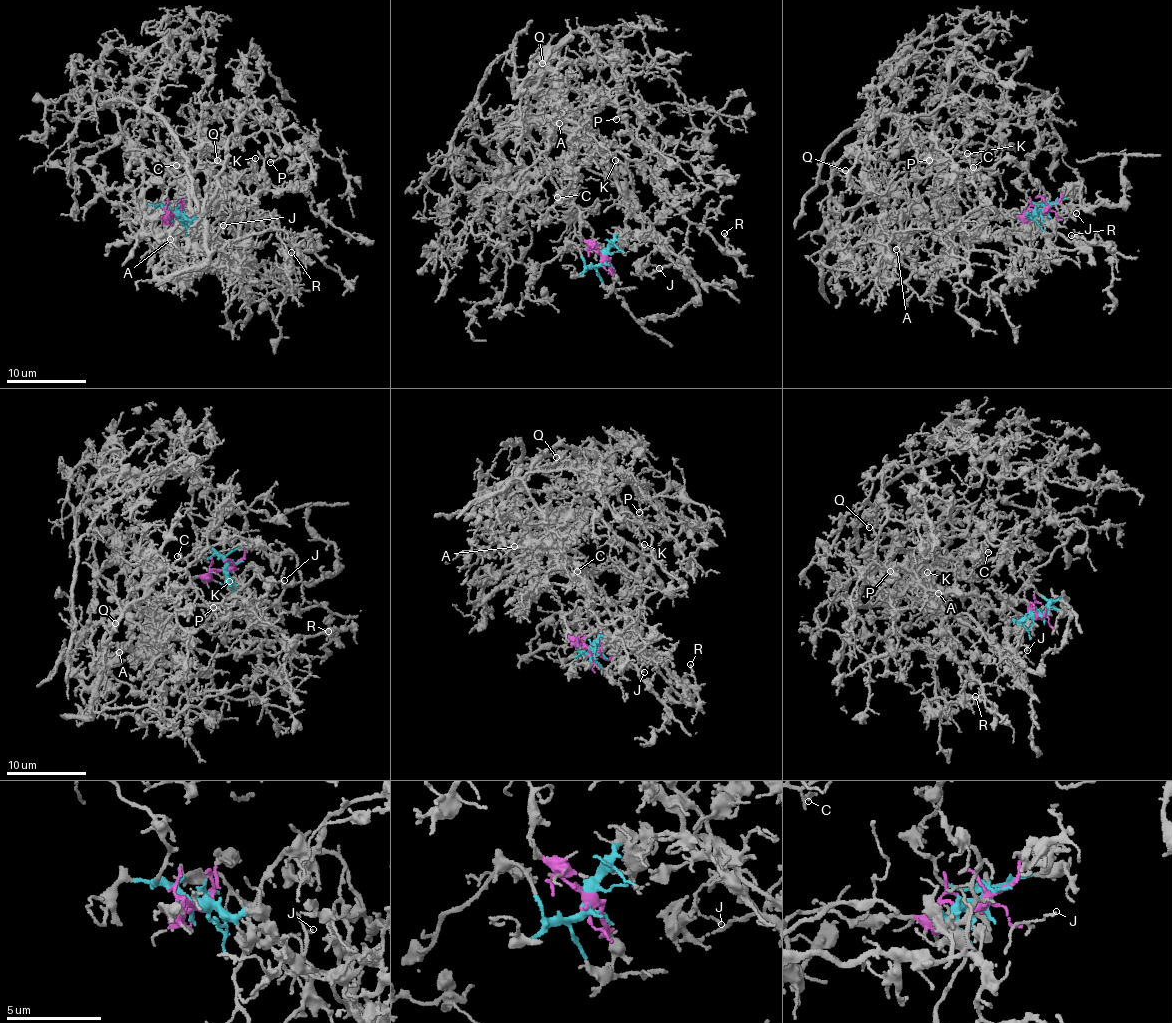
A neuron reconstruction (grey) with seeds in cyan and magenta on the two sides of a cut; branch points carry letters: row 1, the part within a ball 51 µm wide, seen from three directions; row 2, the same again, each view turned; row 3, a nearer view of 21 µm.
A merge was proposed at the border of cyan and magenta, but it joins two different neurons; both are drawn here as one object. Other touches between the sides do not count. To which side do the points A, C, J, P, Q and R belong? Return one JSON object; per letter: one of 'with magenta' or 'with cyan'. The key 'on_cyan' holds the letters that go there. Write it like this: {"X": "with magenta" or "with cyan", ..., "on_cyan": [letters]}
{"A": "with cyan", "C": "with magenta", "J": "with cyan", "P": "with magenta", "Q": "with magenta", "R": "with cyan", "on_cyan": ["A", "J", "R"]}

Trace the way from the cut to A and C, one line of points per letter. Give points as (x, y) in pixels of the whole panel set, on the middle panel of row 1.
A: (602, 259), (641, 222), (605, 159), (576, 126), (559, 122)
C: (602, 259), (523, 116), (544, 72), (534, 91), (557, 198)

